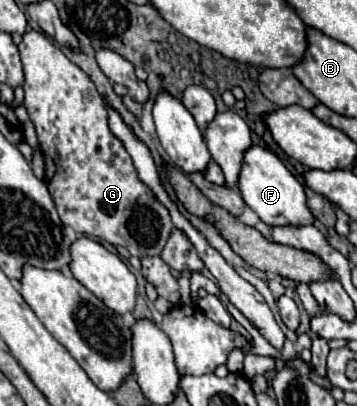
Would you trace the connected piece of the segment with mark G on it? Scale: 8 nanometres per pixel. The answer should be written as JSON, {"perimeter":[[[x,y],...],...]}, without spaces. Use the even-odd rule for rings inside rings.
{"perimeter":[[[27,31],[23,35],[19,53],[25,71],[25,109],[39,137],[39,147],[45,157],[45,183],[63,225],[73,227],[75,233],[99,237],[111,245],[121,245],[137,257],[159,255],[173,229],[169,211],[157,201],[157,197],[153,197],[153,191],[143,181],[137,181],[137,169],[133,169],[129,153],[125,153],[121,141],[109,133],[109,113],[105,113],[105,103],[97,93],[95,83],[63,53],[61,47],[53,45],[39,31]]]}

